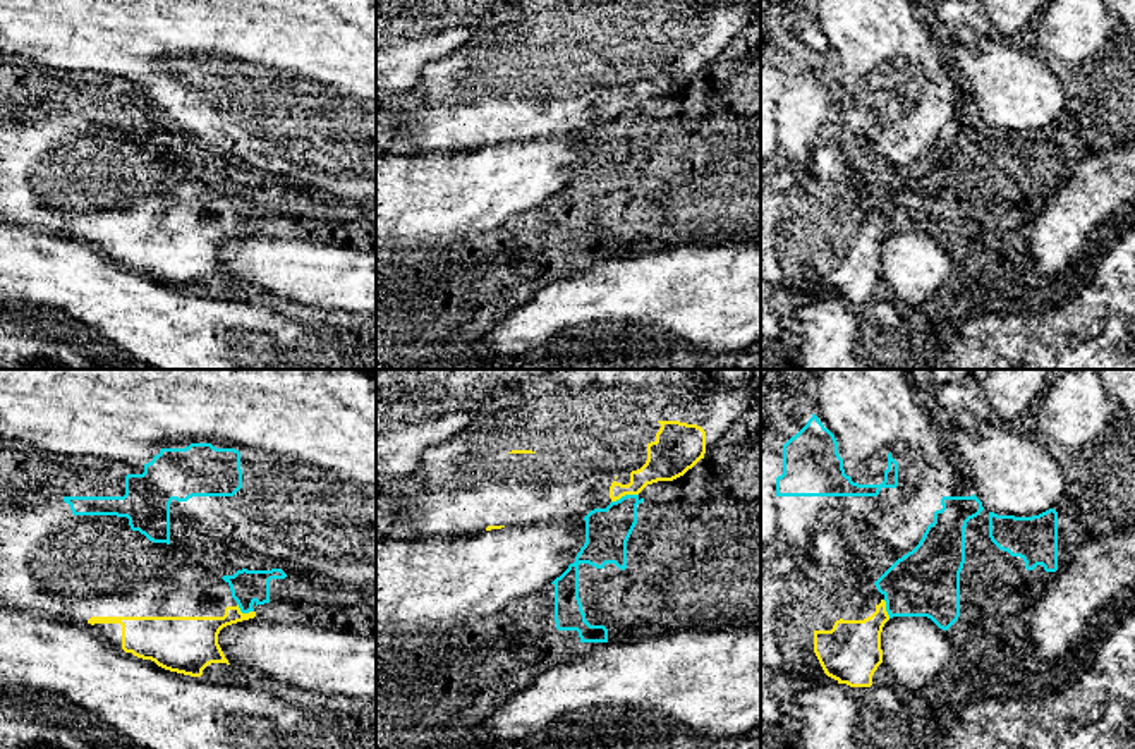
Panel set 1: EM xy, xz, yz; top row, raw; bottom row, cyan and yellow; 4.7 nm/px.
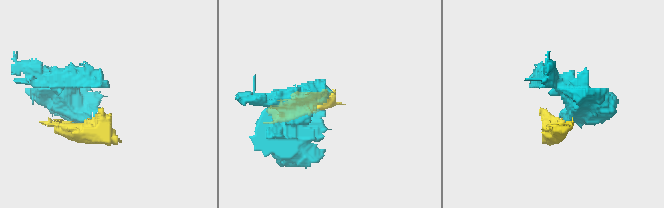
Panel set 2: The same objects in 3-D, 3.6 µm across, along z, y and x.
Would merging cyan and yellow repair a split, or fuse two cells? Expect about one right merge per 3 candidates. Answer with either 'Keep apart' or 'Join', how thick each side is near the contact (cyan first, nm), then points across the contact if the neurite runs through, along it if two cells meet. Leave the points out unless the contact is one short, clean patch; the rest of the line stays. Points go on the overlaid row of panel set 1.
Keep apart. Thickness 200 nm (cyan) against 180 nm. Boundary: xz (637, 493), (627, 493), (612, 502)

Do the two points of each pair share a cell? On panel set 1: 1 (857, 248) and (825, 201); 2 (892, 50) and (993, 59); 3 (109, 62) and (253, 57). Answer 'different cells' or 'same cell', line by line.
1: same cell
2: different cells
3: same cell

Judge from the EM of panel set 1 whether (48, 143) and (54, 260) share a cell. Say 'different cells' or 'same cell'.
different cells

